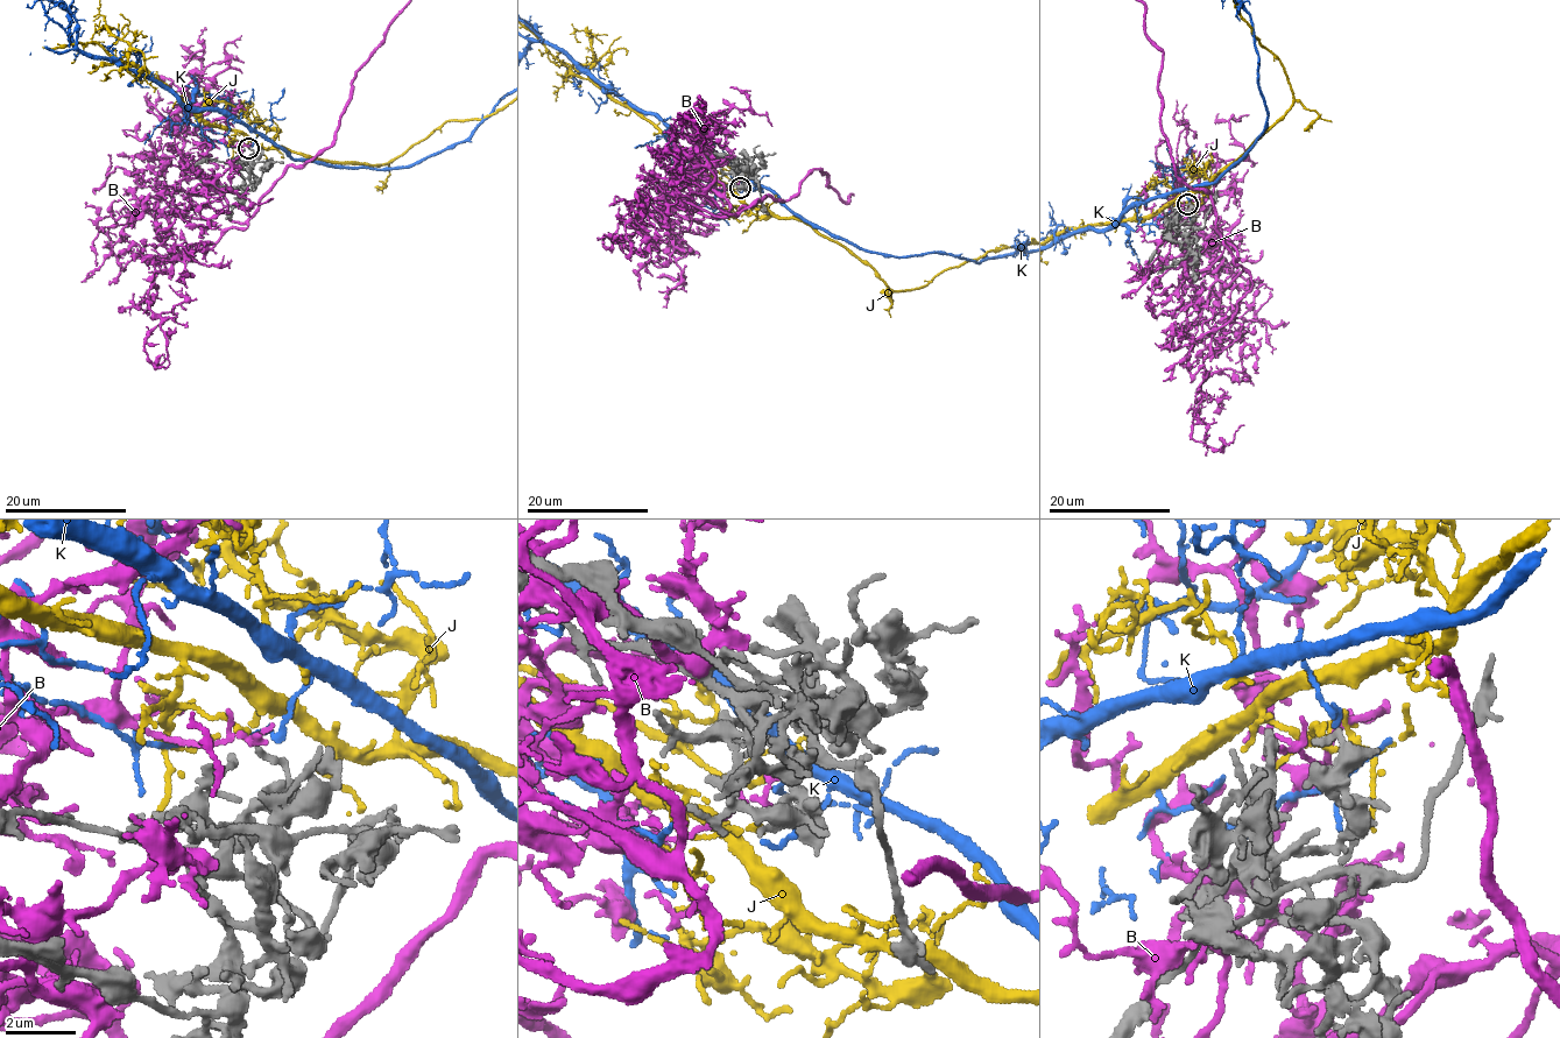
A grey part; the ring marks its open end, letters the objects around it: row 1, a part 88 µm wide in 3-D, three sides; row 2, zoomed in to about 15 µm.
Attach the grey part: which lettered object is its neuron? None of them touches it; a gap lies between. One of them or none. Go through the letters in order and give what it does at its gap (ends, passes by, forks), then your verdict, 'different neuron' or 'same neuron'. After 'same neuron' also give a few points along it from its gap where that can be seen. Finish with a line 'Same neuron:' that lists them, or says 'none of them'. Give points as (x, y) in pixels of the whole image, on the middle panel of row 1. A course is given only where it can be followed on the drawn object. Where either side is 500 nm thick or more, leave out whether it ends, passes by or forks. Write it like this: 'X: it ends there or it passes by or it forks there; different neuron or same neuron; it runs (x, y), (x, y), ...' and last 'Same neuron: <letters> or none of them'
B: it passes by; different neuron
J: it ends there; different neuron
K: it ends there; different neuron
Same neuron: none of them

